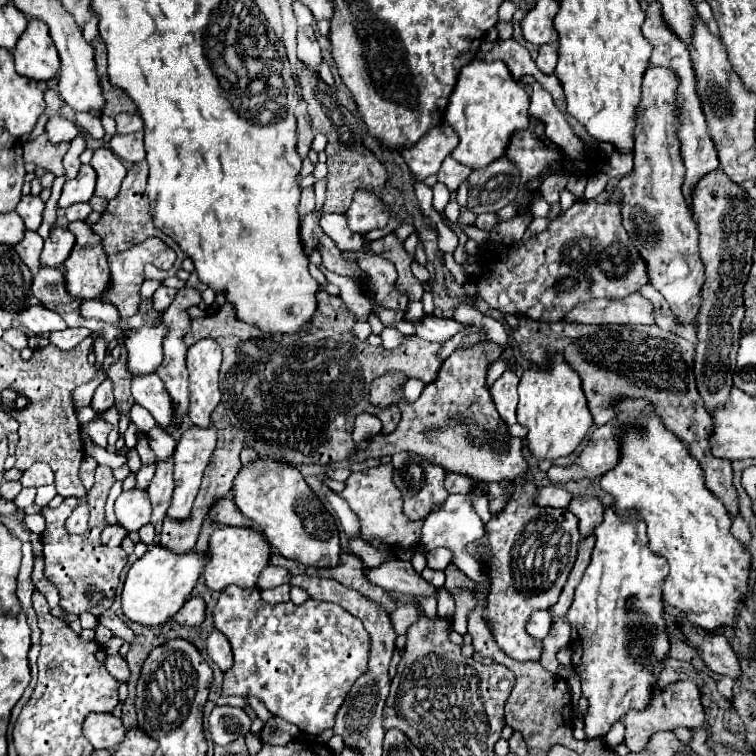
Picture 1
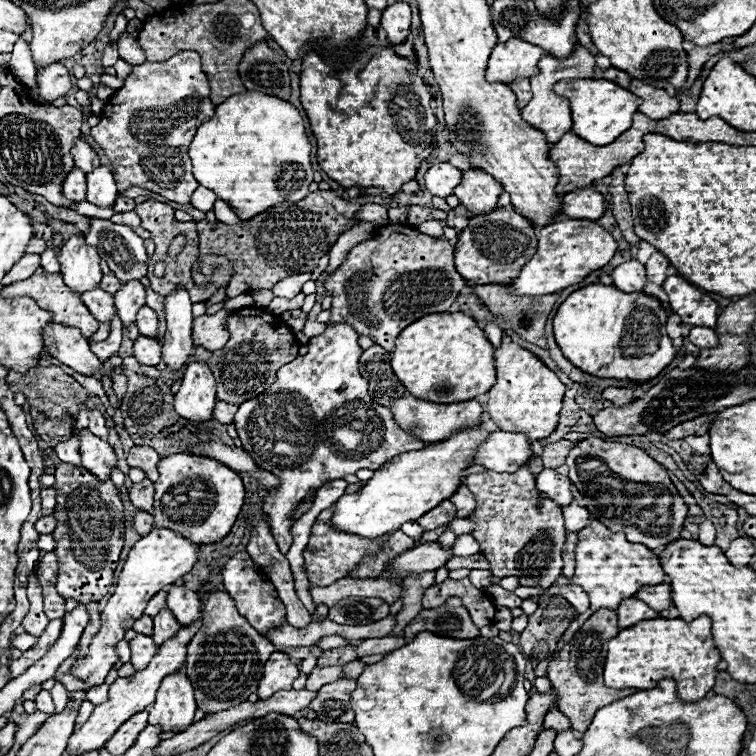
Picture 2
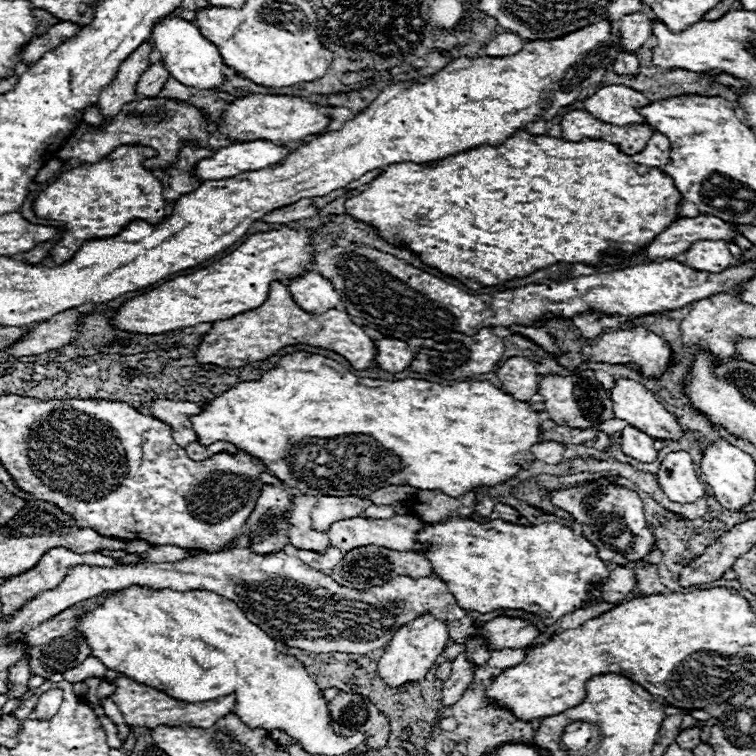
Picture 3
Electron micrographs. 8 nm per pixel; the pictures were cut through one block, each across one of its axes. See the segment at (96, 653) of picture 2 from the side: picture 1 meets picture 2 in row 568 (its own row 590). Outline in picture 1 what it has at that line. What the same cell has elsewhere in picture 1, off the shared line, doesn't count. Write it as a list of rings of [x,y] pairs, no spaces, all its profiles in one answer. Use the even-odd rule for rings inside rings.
[[[150,546],[148,552],[140,560],[136,560],[126,574],[122,590],[122,612],[132,622],[142,626],[164,624],[186,602],[186,596],[192,592],[198,576],[206,566],[206,560],[208,560],[206,554],[186,552],[176,556],[162,546]]]

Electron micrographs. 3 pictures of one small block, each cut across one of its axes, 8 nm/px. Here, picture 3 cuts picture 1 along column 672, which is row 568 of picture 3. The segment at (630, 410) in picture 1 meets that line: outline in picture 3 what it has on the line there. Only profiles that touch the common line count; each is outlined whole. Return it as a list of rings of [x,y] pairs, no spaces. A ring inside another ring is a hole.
[[[450,518],[428,524],[416,534],[416,540],[434,544],[424,556],[432,562],[434,572],[444,578],[458,606],[480,614],[500,608],[524,610],[552,626],[562,616],[590,604],[594,588],[608,578],[598,548],[558,522],[518,526],[504,520],[478,524],[470,518]]]

